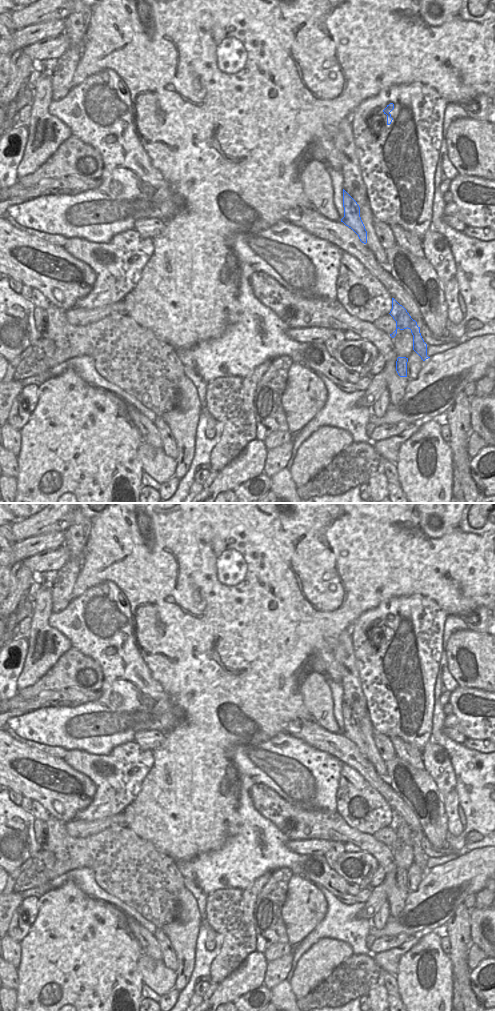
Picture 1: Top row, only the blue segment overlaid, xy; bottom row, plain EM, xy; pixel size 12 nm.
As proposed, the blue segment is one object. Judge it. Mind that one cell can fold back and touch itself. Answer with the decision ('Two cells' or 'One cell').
Two cells.

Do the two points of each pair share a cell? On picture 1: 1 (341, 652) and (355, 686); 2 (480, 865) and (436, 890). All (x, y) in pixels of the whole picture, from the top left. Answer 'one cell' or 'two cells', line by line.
1: one cell
2: one cell

